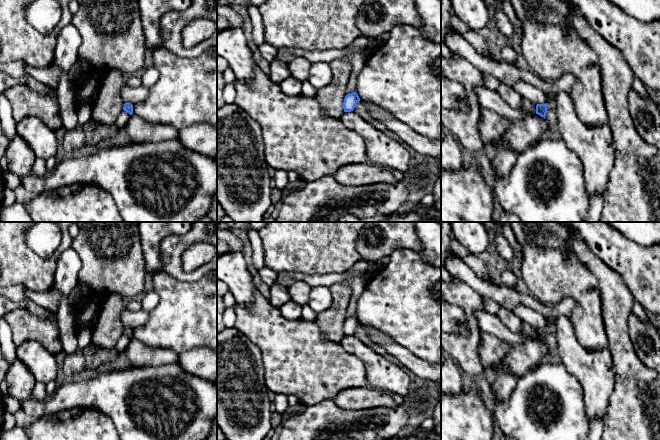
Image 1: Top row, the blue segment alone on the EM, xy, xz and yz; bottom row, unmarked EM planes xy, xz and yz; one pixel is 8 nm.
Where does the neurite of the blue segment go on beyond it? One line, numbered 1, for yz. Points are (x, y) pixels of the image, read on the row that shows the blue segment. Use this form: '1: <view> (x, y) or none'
1: none

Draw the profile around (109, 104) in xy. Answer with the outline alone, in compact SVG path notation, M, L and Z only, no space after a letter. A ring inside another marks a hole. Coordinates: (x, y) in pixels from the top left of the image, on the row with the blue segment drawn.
M112 69L103 78L92 111L92 120L99 125L115 124L123 111L125 102L121 96L121 89L125 84L125 76L122 71Z

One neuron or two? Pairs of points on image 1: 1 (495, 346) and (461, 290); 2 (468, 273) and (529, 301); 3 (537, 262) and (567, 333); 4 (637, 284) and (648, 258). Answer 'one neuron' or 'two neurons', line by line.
1: two neurons
2: one neuron
3: two neurons
4: one neuron

